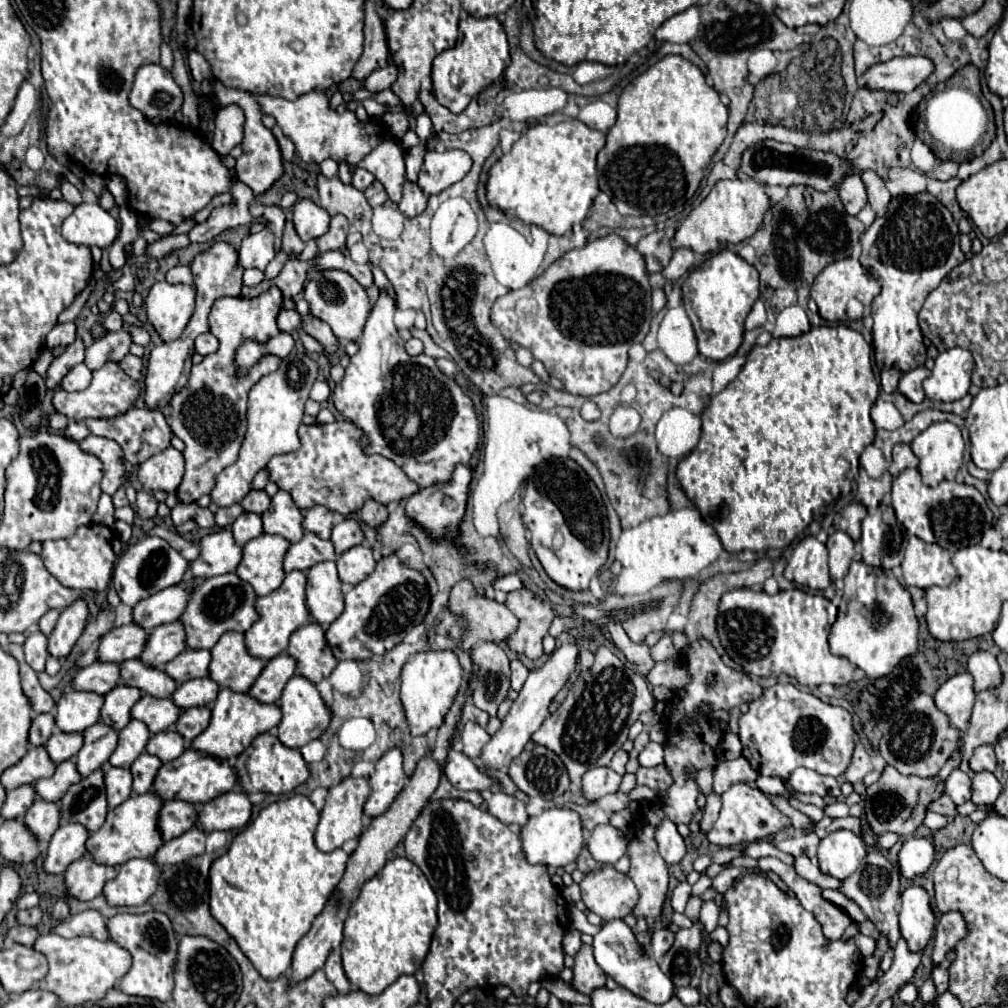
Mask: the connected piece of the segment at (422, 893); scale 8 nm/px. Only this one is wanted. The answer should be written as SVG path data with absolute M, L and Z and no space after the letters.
M394 857L360 889L344 921L342 965L352 987L380 995L400 975L420 969L438 925L437 896L424 873L406 857Z

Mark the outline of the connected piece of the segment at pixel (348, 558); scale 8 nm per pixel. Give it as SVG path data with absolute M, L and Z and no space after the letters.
M362 543L342 553L340 559L336 559L336 565L338 565L340 581L356 585L364 577L368 577L368 573L372 573L372 569L376 567L376 561L372 557L372 549L366 543Z

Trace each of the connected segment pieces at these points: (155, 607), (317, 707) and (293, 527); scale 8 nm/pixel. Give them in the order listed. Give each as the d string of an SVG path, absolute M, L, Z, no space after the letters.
M182 583L174 585L172 589L162 589L160 593L154 593L152 597L134 605L132 621L146 631L164 623L178 621L184 605L188 603L188 593L190 589Z
M294 675L286 683L280 697L280 709L282 709L282 721L278 723L278 739L290 749L300 749L308 741L318 739L330 723L330 709L324 705L316 685L312 685L310 681L304 681L304 677Z
M278 491L272 497L270 509L264 511L260 517L264 523L264 533L268 535L280 535L290 543L300 541L300 537L304 535L304 529L302 529L304 513L296 509L292 497L288 497L288 493L284 491Z

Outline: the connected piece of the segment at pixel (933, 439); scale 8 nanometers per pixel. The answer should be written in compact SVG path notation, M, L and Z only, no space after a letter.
M934 423L912 441L912 451L919 459L918 471L924 485L936 487L944 479L954 479L963 464L964 439L954 423Z

